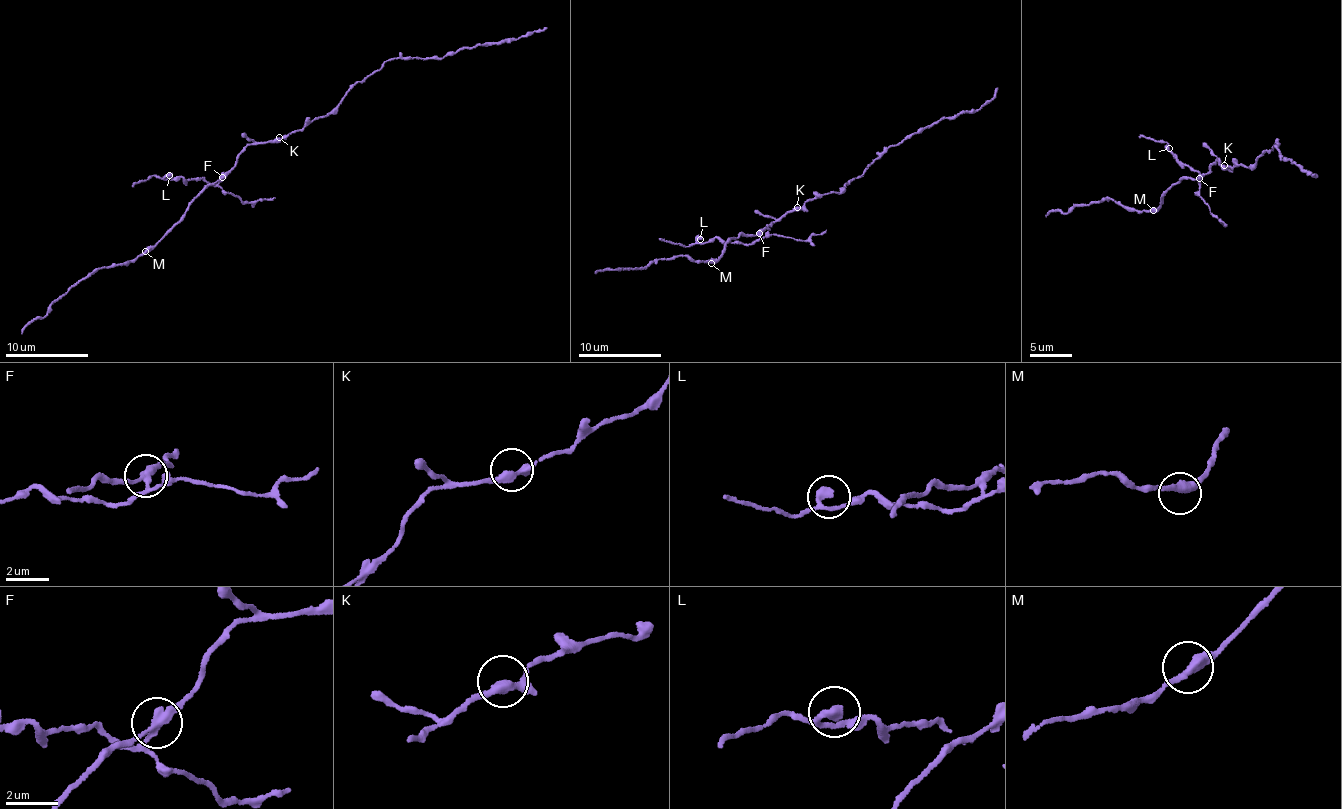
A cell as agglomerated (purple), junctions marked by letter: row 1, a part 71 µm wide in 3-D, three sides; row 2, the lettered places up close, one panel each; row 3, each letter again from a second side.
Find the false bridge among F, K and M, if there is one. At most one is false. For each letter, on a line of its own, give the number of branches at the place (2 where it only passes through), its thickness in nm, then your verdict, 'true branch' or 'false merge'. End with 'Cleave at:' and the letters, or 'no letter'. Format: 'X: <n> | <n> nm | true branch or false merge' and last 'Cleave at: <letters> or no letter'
F: 3 | 260 nm | false merge
K: 3 | 260 nm | true branch
M: 2 | 340 nm | true branch
Cleave at: F

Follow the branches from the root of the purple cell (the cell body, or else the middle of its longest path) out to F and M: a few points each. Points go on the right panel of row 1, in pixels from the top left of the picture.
F: (1219, 162), (1215, 160), (1208, 172), (1199, 177)
M: (1219, 162), (1215, 160), (1208, 172), (1196, 179), (1179, 180), (1153, 210)

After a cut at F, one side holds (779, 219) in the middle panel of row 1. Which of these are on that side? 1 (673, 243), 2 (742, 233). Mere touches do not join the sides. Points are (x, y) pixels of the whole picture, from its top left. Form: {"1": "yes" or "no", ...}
{"1": "no", "2": "yes"}

